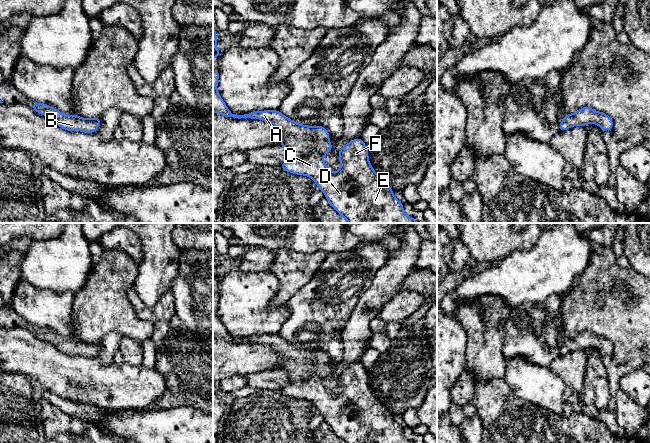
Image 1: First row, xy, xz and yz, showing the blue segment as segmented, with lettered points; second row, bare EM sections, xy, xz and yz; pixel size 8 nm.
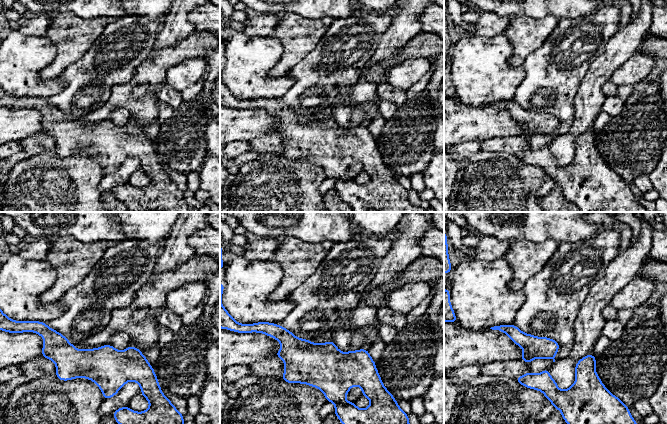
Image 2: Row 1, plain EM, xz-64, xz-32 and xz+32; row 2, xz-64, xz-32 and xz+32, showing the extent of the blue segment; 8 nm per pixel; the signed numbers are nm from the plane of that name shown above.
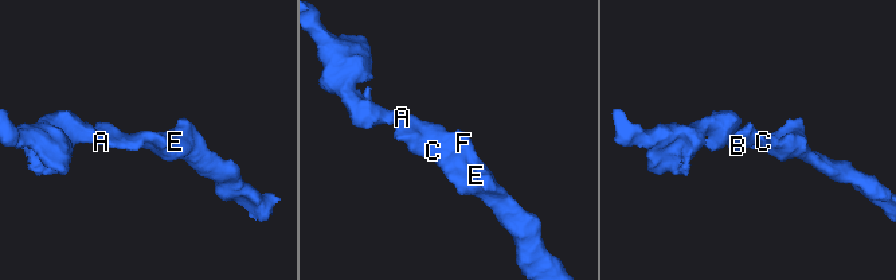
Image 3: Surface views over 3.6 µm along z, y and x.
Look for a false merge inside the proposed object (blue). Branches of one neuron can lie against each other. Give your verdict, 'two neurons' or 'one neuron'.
one neuron

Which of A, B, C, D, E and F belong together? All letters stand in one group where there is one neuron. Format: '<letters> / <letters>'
A B C D E F

